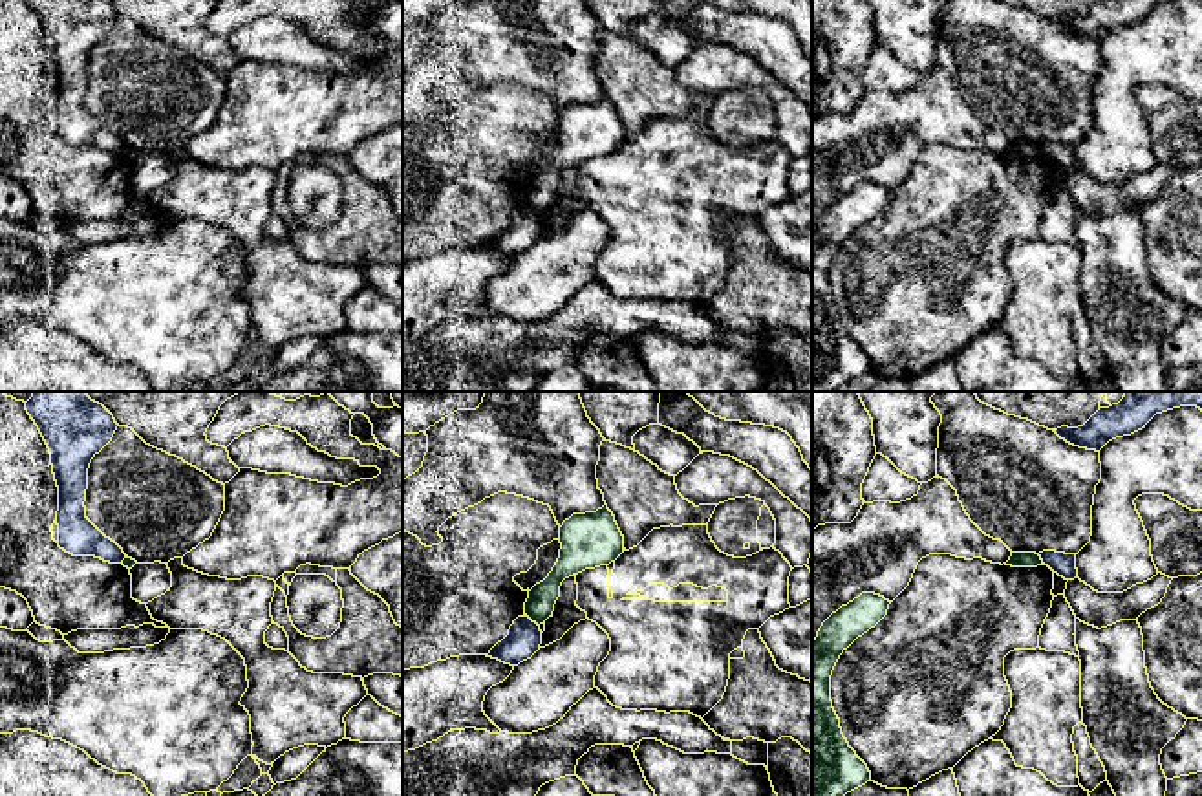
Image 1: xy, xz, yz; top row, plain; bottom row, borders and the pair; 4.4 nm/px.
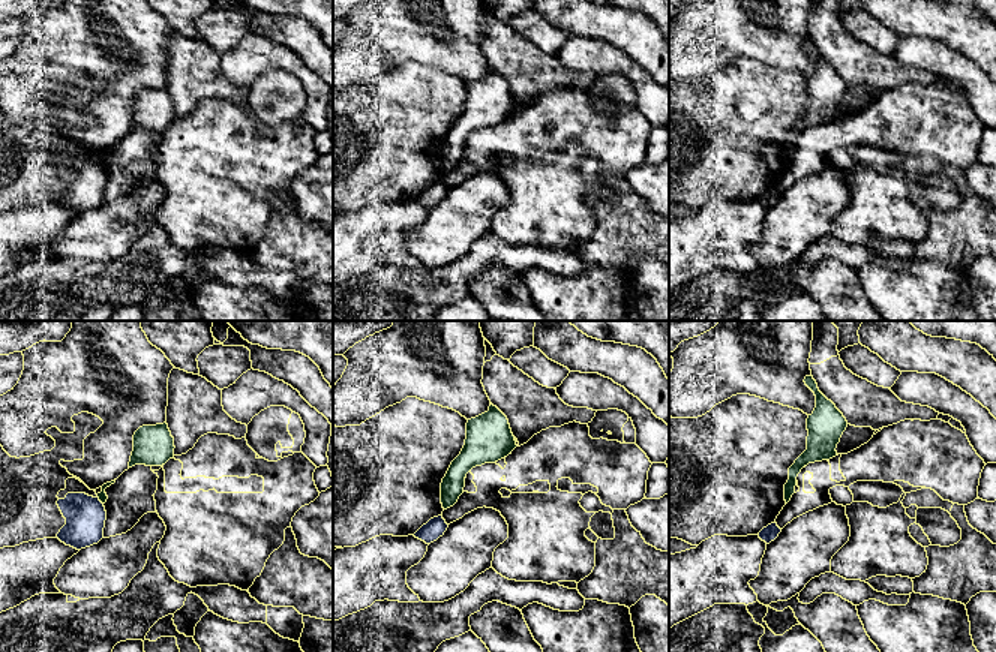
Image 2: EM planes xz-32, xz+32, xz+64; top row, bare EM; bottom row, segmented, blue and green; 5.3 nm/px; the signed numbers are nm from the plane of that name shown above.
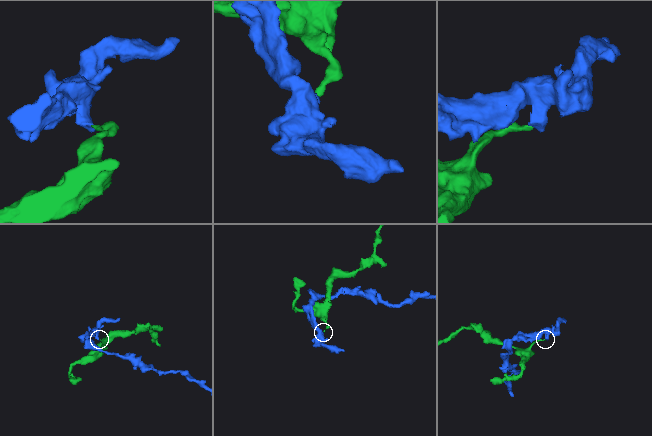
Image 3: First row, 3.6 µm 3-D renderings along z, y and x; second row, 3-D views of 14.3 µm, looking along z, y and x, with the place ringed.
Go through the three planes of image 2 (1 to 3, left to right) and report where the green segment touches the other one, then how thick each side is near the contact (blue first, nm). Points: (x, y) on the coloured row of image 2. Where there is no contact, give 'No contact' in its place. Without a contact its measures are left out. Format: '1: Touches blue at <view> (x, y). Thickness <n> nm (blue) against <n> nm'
1: Touches blue at xz-32 (99, 501). Thickness 220 nm (blue) against 50 nm
2: No contact
3: No contact

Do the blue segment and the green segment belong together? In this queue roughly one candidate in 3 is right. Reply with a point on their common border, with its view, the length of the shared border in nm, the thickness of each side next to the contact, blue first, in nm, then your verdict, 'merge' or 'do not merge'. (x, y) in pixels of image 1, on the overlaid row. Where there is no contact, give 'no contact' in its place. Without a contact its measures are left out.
xz (531, 621) | 80 nm | 150/130 nm | do not merge

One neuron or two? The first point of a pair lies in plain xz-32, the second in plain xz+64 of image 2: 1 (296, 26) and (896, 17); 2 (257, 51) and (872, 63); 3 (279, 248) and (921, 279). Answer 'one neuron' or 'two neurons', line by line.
1: one neuron
2: two neurons
3: two neurons

